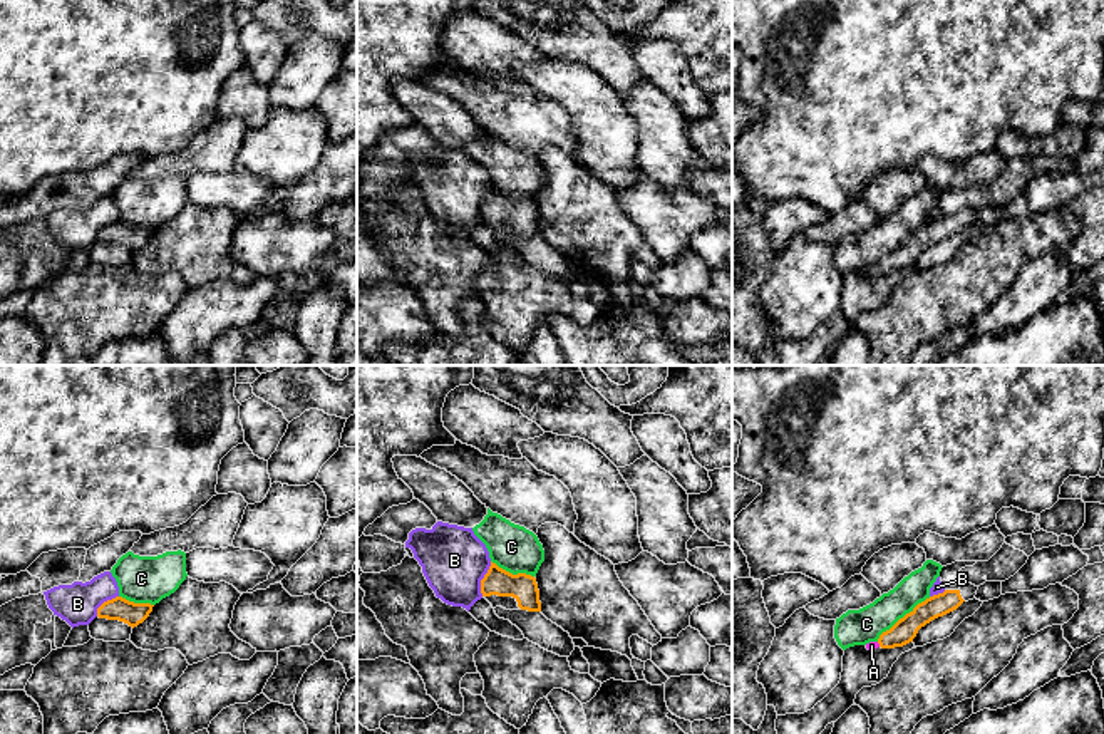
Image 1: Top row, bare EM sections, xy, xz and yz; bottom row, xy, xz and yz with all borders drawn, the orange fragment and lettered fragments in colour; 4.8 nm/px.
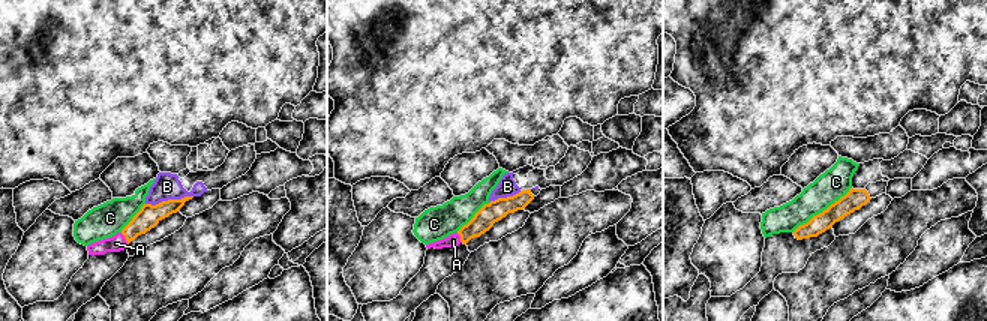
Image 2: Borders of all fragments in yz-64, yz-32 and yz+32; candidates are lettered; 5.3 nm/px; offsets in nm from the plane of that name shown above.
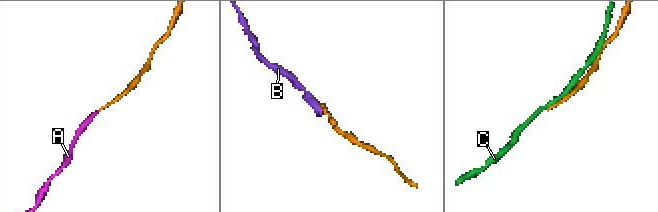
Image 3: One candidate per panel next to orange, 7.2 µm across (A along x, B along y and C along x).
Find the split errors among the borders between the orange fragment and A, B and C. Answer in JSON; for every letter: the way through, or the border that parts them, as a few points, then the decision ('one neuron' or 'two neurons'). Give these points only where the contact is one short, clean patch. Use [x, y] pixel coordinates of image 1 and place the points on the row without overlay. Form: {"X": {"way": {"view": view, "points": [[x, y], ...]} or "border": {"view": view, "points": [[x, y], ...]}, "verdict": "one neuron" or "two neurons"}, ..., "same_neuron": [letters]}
{"A": {"way": {"view": "yz", "points": [[903, 257], [878, 267], [871, 270]]}, "verdict": "one neuron"}, "B": {"border": {"view": "xz", "points": [[491, 186], [481, 205], [481, 220]]}, "verdict": "two neurons"}, "C": {"verdict": "two neurons"}, "same_neuron": ["A"]}

